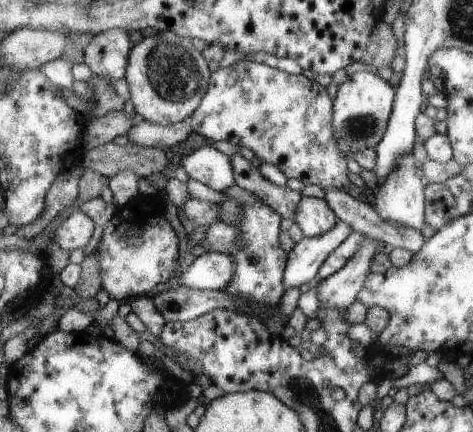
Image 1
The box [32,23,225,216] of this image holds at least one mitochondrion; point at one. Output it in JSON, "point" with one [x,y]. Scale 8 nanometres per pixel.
{"point":[173,72]}

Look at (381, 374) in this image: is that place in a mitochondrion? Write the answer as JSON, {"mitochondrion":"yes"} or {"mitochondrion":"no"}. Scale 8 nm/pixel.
{"mitochondrion":"no"}

